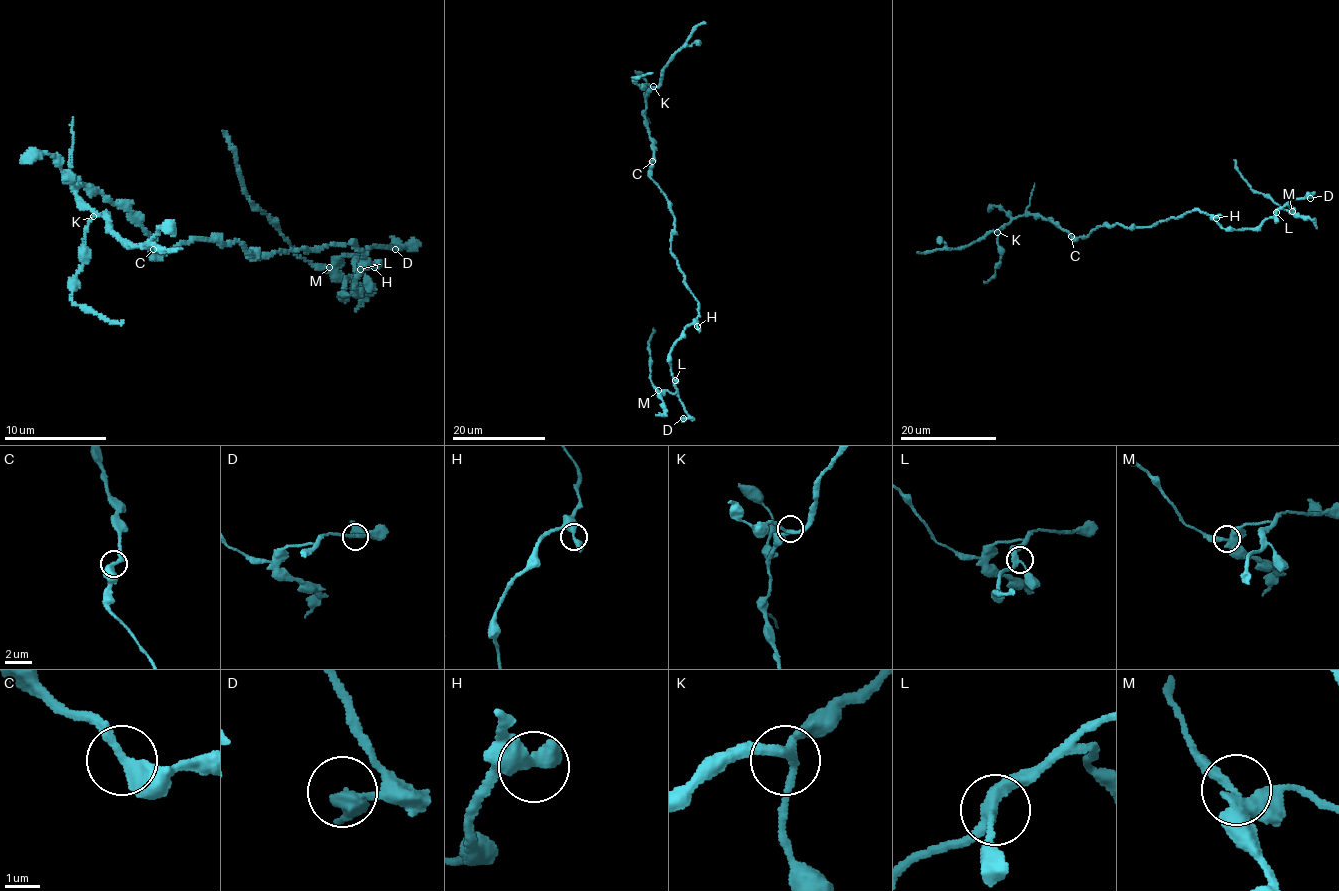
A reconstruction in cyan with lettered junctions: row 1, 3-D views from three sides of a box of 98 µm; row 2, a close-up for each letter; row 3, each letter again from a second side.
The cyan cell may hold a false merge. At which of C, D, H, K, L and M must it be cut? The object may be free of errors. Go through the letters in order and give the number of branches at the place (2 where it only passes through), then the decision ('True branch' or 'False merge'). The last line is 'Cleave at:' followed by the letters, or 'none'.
C: Branches: 2. True branch
D: Branches: 2. True branch
H: Branches: 3. True branch
K: Branches: 3. True branch
L: Branches: 3. True branch
M: Branches: 3. False merge
Cleave at: M

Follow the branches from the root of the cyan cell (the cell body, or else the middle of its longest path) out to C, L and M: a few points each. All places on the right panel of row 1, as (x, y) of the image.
C: (1151, 226), (1124, 228), (1115, 224), (1092, 229), (1087, 237), (1071, 236)
L: (1151, 226), (1199, 209), (1224, 228), (1242, 230), (1257, 228), (1276, 212)
M: (1151, 226), (1199, 209), (1224, 228), (1242, 230), (1257, 228), (1287, 204), (1292, 212)

